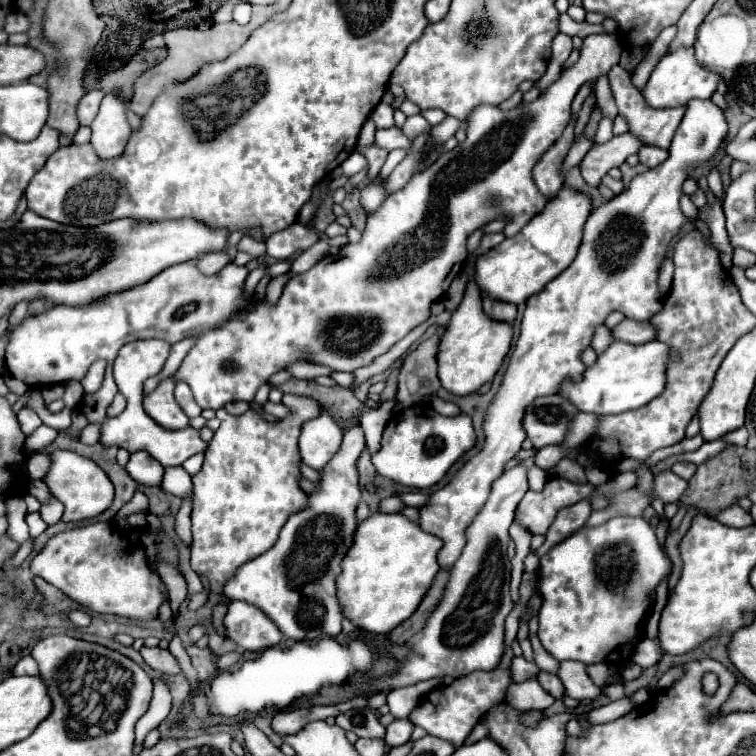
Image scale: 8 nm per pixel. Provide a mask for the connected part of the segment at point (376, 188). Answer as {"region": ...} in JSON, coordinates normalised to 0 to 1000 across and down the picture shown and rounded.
{"region":[[[499,237],[478,251],[476,270],[484,283],[495,283],[495,278],[500,278],[508,270],[508,265],[513,262],[508,243],[511,243],[511,238]]]}

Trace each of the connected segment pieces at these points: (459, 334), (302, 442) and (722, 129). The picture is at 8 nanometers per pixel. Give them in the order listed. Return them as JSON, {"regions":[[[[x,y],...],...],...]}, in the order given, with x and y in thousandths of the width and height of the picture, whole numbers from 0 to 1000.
{"regions":[[[[632,302],[619,315],[622,373],[619,373],[614,397],[608,399],[606,410],[598,415],[590,431],[590,439],[582,447],[579,468],[577,468],[582,508],[590,519],[603,521],[603,524],[632,519],[635,511],[640,511],[643,505],[651,505],[653,495],[661,489],[669,468],[675,466],[675,455],[677,455],[677,431],[648,423],[638,410],[638,399],[632,397],[632,381],[627,376],[627,341],[630,341],[630,328],[635,325],[638,312],[640,312],[640,302]]],[[[423,548],[415,556],[405,556],[399,561],[399,571],[394,579],[397,606],[415,622],[423,622],[434,614],[434,608],[447,598],[452,587],[452,566],[442,558],[439,550]]],[[[913,132],[907,138],[907,151],[892,177],[892,185],[884,196],[884,209],[873,220],[854,225],[852,230],[844,230],[831,251],[812,259],[810,265],[799,267],[796,272],[786,275],[772,296],[772,312],[770,323],[765,328],[765,339],[759,347],[730,373],[722,376],[722,381],[714,389],[706,389],[696,397],[696,410],[688,431],[688,444],[683,452],[683,460],[675,471],[664,511],[653,529],[648,532],[643,548],[640,548],[640,590],[638,595],[624,603],[603,627],[601,632],[582,648],[577,648],[569,661],[553,672],[556,677],[556,698],[561,704],[577,706],[587,714],[587,725],[579,733],[582,749],[598,749],[614,720],[616,720],[616,698],[624,693],[630,680],[638,675],[638,669],[646,661],[646,653],[651,648],[651,638],[667,624],[667,616],[672,608],[677,608],[688,595],[690,585],[696,582],[696,571],[690,566],[690,550],[696,548],[696,540],[712,526],[712,524],[728,524],[738,521],[738,513],[746,503],[770,503],[772,481],[767,476],[770,466],[780,460],[786,437],[799,429],[802,418],[807,413],[823,413],[828,421],[836,423],[860,423],[860,418],[870,415],[876,410],[876,392],[870,384],[870,362],[876,354],[876,347],[881,341],[881,328],[886,317],[902,304],[902,299],[910,294],[910,288],[899,278],[899,259],[902,259],[902,243],[910,235],[913,225],[921,225],[923,220],[934,217],[955,193],[958,183],[963,180],[963,164],[958,156],[958,148],[942,135],[942,132]]]]}

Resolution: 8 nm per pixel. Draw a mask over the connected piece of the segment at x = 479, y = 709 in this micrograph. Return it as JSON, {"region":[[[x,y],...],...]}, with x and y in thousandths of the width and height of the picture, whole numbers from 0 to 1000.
{"region":[[[693,757],[690,769],[687,776],[688,794],[680,799],[677,810],[672,812],[669,817],[669,825],[667,825],[667,852],[669,852],[669,862],[659,878],[659,884],[648,886],[648,889],[622,889],[619,894],[611,894],[606,899],[601,899],[598,905],[593,907],[585,907],[585,910],[577,910],[571,915],[566,915],[561,921],[561,926],[542,942],[542,955],[548,955],[550,960],[558,960],[566,971],[571,974],[579,974],[585,979],[593,979],[598,981],[601,987],[611,987],[616,974],[624,968],[624,963],[632,958],[632,952],[651,937],[651,934],[659,934],[667,929],[667,921],[669,921],[669,913],[672,907],[677,905],[677,894],[675,894],[675,878],[677,878],[677,849],[683,847],[683,836],[685,836],[685,823],[688,823],[688,815],[696,804],[696,799],[701,794],[710,761]]]}

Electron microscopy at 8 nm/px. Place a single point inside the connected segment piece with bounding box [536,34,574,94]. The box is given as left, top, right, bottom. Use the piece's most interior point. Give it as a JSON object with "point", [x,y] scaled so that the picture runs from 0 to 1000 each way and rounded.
{"point":[743,61]}

